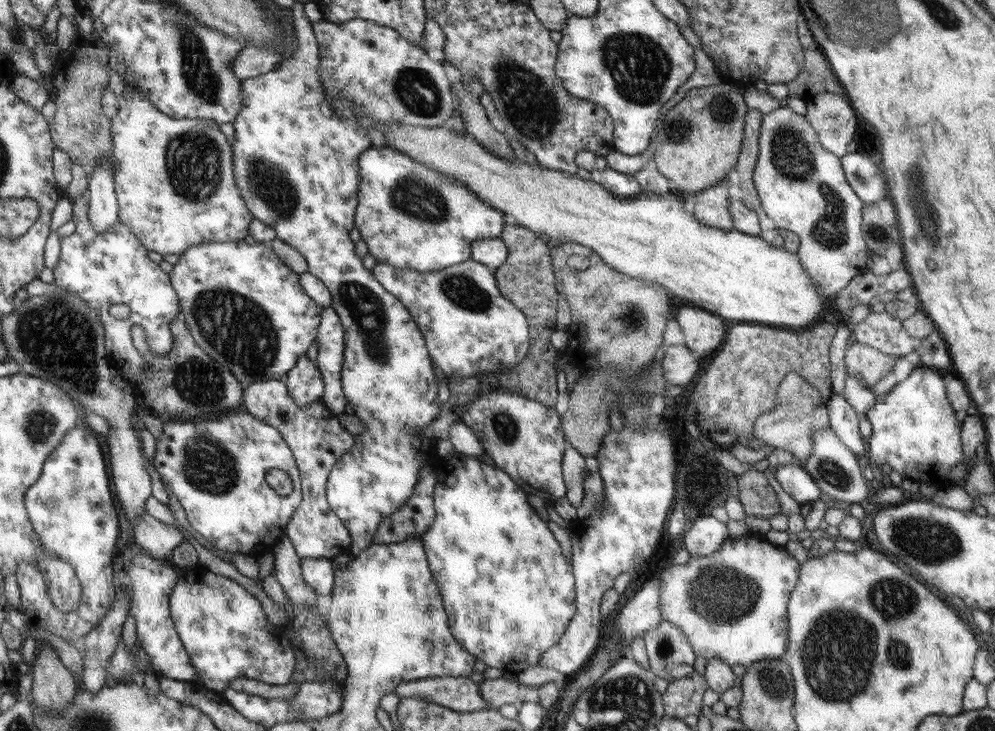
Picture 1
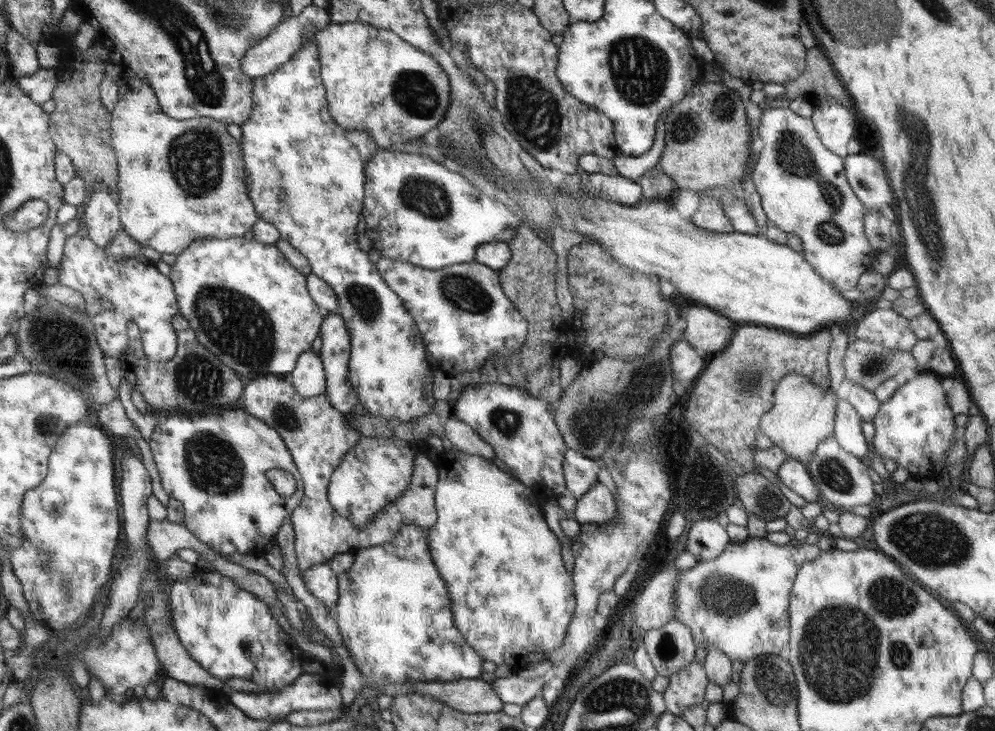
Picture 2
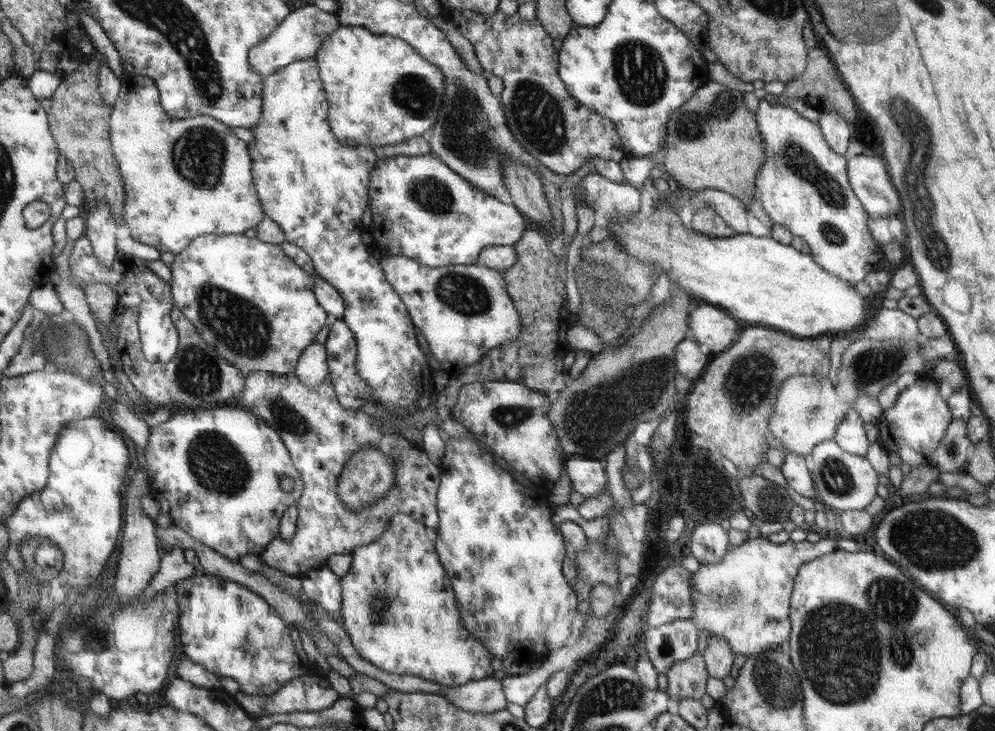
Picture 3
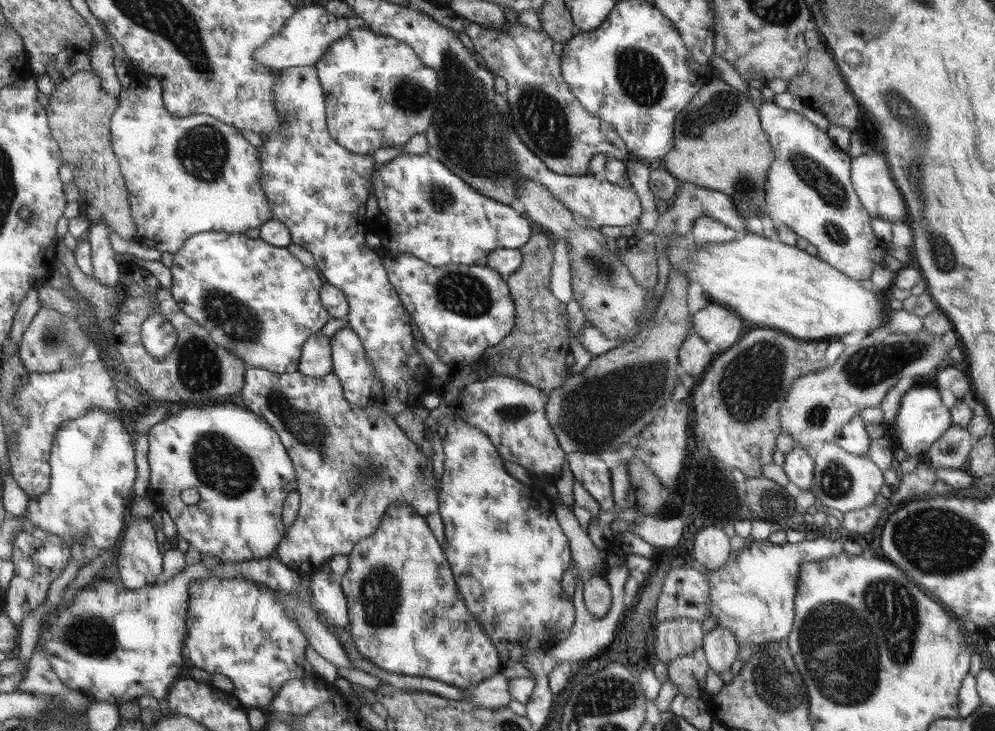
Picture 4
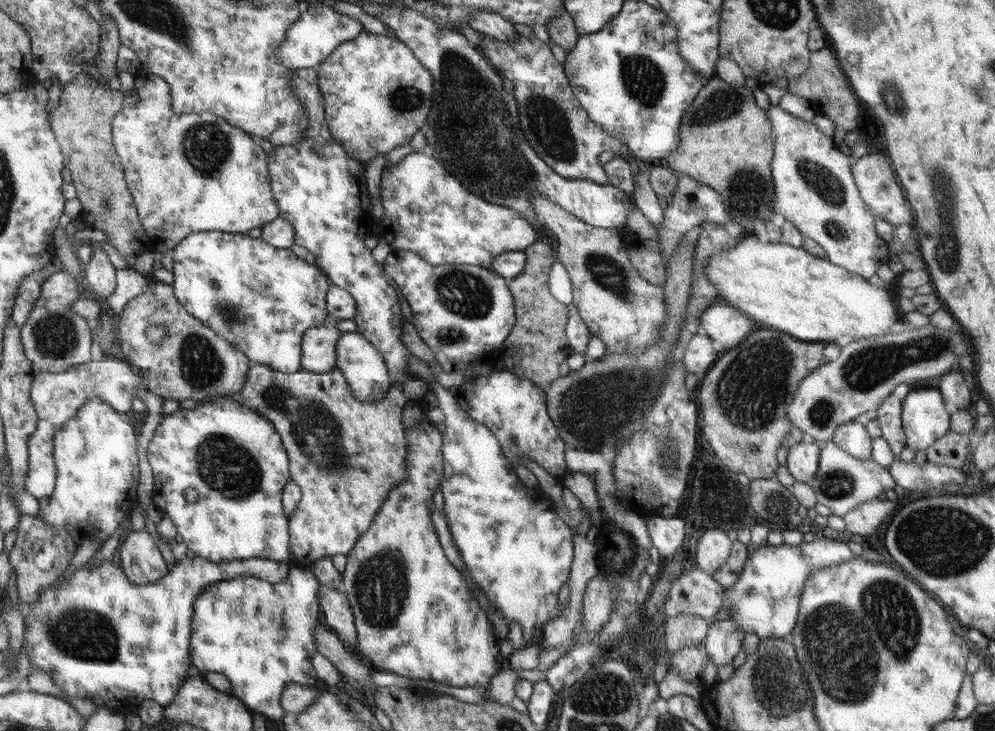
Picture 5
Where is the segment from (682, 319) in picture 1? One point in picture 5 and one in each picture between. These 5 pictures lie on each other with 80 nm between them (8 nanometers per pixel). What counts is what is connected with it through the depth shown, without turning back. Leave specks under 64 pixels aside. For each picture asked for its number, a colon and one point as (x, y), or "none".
2: (706, 330)
3: (710, 327)
4: (716, 325)
5: (725, 325)

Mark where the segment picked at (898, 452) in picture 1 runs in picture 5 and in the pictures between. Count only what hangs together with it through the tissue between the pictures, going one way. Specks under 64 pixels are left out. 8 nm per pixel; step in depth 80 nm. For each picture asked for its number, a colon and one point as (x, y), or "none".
2: (915, 427)
3: (913, 427)
4: (922, 418)
5: (925, 419)

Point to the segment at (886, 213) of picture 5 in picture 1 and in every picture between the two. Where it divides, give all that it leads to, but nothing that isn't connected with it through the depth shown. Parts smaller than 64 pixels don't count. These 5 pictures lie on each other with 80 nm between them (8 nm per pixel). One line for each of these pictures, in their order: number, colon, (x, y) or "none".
1: (866, 178)
2: (867, 176)
3: (868, 175)
4: (871, 177)

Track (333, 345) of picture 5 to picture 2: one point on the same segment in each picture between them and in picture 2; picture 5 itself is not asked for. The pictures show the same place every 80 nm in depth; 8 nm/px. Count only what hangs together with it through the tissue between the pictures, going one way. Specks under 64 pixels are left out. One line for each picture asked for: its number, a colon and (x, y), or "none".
2: (309, 377)
3: (312, 370)
4: (317, 361)

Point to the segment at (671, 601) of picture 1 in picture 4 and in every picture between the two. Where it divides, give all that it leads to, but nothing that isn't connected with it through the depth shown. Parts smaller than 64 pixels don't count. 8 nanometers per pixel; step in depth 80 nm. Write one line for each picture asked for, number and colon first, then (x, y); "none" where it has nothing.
2: (738, 602)
3: (745, 598)
4: (752, 595)

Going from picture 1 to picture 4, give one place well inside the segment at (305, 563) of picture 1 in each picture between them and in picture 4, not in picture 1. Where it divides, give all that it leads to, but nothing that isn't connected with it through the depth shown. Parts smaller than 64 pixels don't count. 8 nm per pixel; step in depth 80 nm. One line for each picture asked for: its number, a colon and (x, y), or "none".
2: (321, 580)
3: (322, 586)
4: (329, 600)

